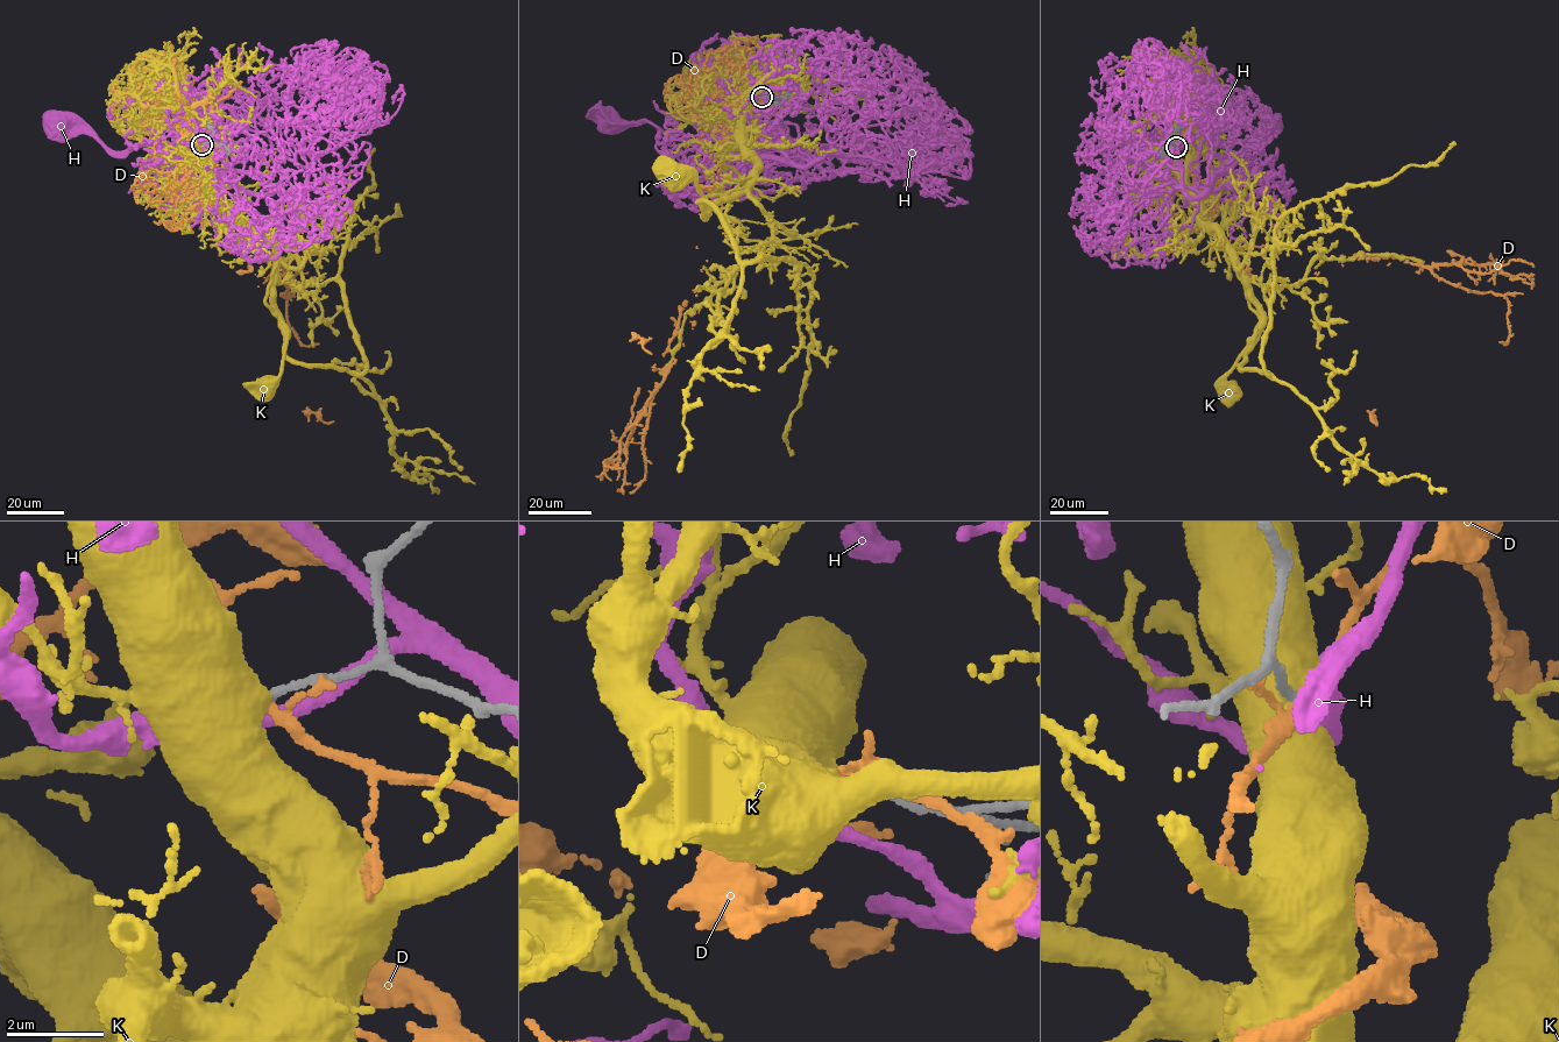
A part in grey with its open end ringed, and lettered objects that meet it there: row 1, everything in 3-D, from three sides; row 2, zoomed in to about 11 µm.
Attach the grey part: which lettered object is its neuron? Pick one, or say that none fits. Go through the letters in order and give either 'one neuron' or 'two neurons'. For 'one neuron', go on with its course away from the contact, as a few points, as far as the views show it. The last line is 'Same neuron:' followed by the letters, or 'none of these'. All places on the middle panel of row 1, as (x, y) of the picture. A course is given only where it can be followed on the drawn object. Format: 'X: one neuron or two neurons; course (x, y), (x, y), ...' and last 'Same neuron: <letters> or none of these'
D: two neurons
H: two neurons
K: two neurons
Same neuron: none of these

